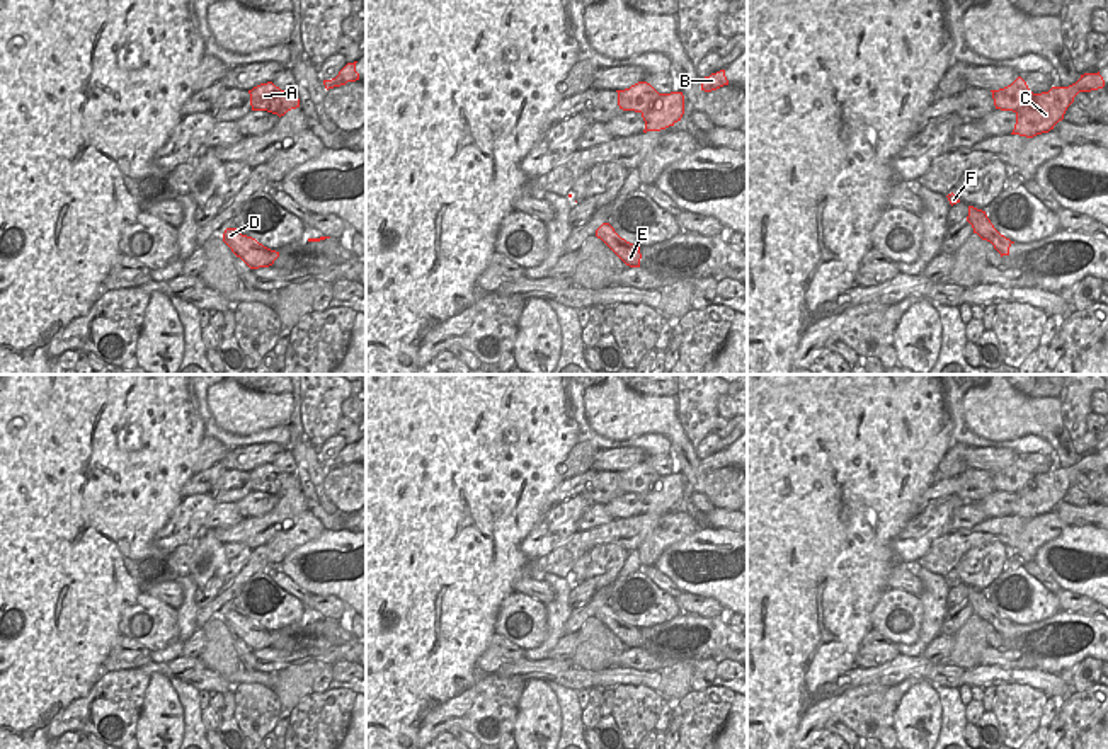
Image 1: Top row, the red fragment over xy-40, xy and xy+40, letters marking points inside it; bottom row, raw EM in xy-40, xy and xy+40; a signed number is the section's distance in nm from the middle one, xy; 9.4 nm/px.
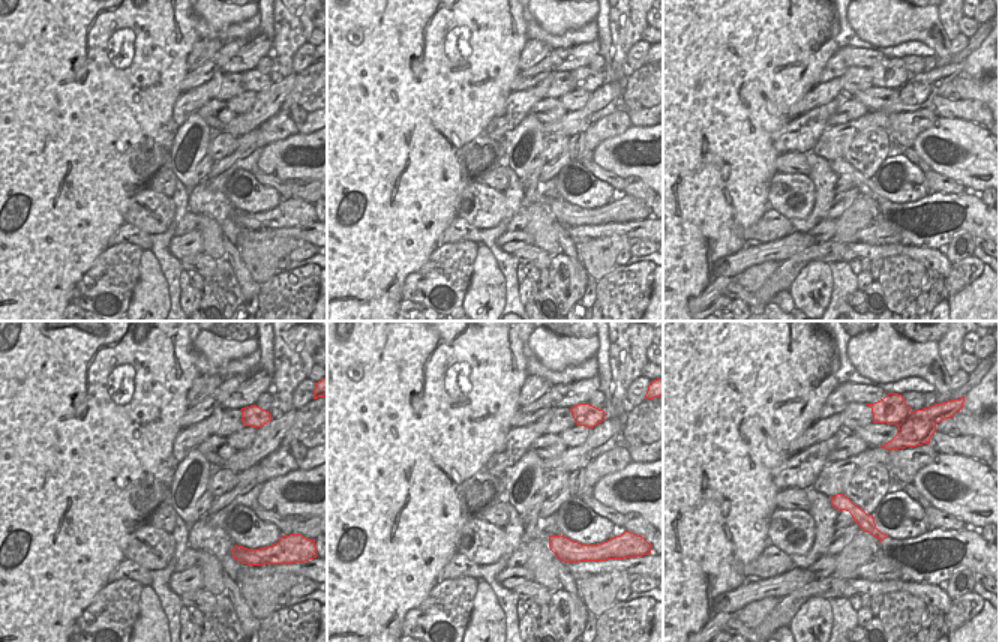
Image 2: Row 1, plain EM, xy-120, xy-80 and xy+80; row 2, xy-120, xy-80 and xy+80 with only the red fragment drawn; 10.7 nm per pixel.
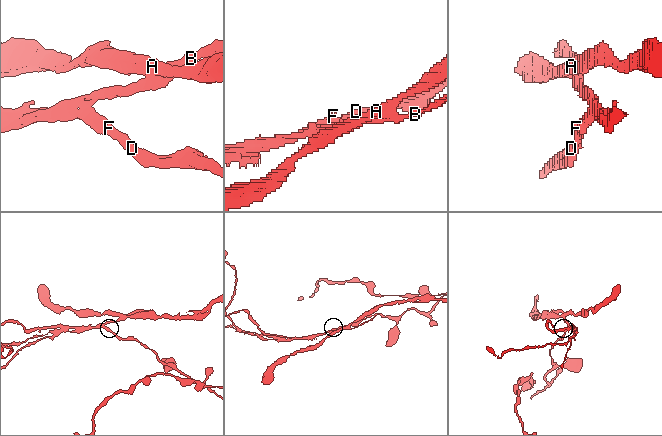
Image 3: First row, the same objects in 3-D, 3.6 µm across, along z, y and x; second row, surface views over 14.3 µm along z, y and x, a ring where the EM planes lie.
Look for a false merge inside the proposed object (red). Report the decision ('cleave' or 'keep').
cleave

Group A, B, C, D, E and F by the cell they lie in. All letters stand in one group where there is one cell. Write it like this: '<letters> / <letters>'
A / B C D E F

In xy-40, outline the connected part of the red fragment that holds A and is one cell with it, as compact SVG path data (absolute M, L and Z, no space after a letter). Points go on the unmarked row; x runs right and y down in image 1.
M272 463L260 465L248 472L252 492L288 492L300 485L296 473L284 473Z

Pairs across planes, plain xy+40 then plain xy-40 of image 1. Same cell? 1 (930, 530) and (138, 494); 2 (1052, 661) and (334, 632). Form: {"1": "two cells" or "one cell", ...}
{"1": "two cells", "2": "one cell"}

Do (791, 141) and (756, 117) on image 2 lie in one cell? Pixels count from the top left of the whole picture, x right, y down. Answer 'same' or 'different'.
different

